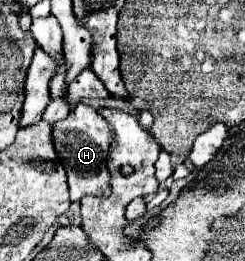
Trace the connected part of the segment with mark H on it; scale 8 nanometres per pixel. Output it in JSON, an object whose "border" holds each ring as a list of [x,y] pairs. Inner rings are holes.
{"border":[[[77,103],[69,109],[69,115],[63,121],[53,123],[51,133],[55,151],[63,169],[67,171],[71,201],[79,201],[83,195],[99,195],[109,191],[109,173],[107,173],[107,159],[109,159],[109,145],[111,145],[111,129],[101,119],[101,115],[87,103]]]}

